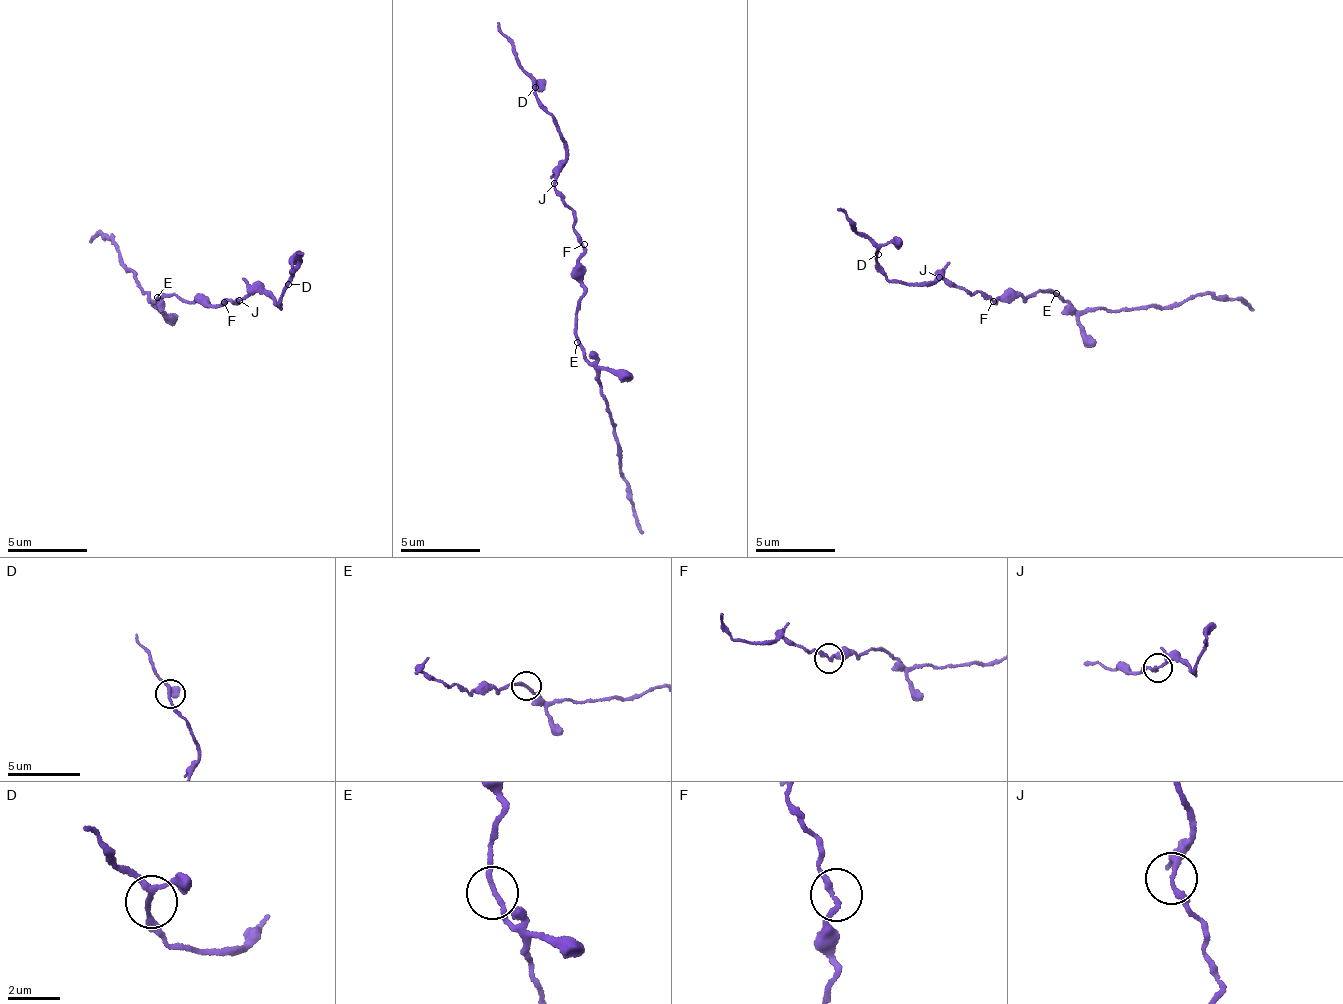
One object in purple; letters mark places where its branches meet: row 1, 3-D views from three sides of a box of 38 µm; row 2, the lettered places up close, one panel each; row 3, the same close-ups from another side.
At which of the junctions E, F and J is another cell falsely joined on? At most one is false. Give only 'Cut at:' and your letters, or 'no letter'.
Cut at: no letter

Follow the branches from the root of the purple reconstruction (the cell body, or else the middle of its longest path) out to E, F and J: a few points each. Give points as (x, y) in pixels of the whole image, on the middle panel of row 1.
E: (581, 277), (585, 287), (576, 306), (577, 342)
F: (581, 277), (584, 244)
J: (581, 277), (580, 245), (575, 223), (569, 204), (554, 182)

